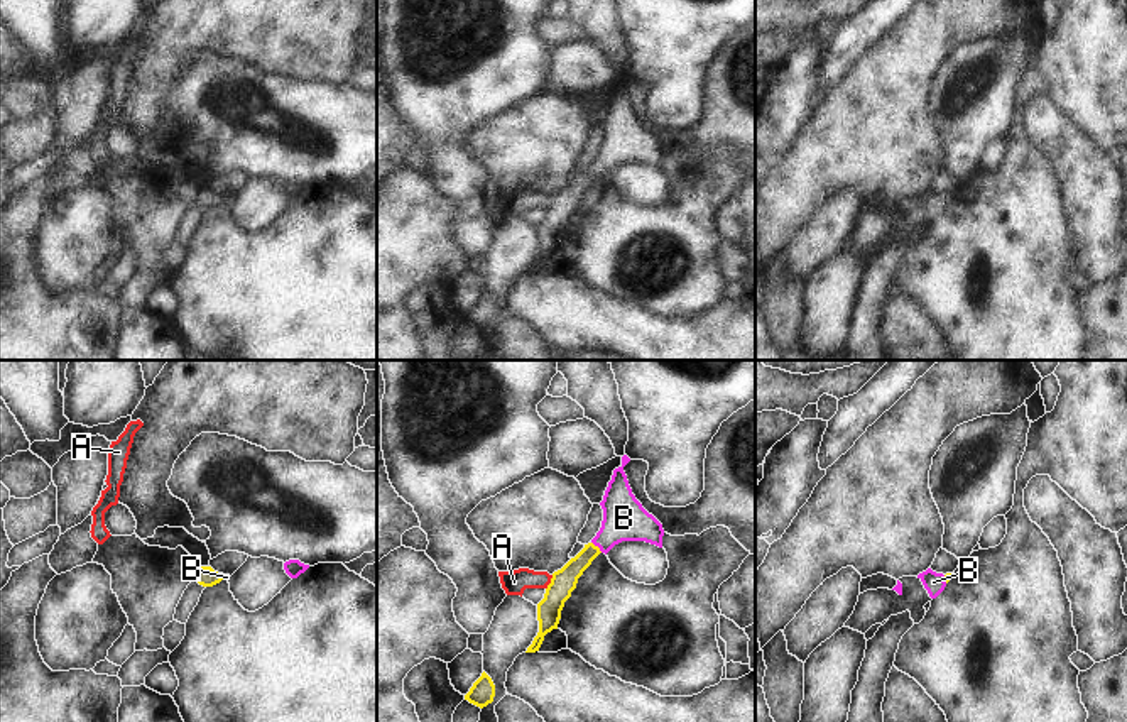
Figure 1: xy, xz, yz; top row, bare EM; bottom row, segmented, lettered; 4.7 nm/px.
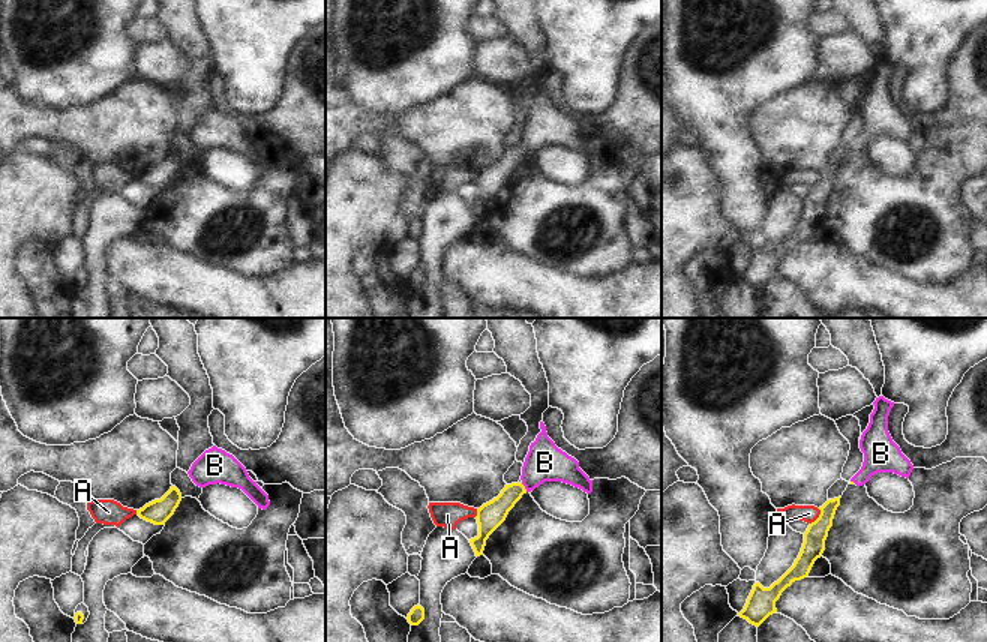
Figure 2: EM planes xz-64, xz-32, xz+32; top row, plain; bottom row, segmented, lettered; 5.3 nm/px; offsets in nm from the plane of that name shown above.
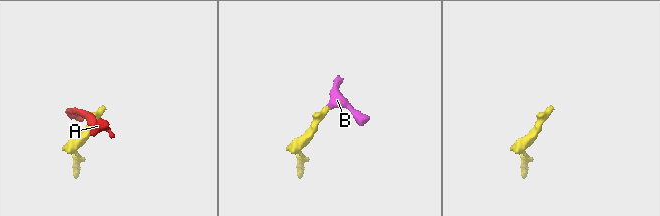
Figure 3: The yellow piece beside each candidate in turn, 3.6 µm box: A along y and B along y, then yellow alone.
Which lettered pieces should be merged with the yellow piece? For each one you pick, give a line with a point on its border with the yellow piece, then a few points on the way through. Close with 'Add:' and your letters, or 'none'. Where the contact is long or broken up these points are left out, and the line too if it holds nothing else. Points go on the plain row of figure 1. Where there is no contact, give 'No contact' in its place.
B: Touches yellow at xz (597, 168). Path across: xz (563, 203), (597, 168), (624, 139)
Add: B.

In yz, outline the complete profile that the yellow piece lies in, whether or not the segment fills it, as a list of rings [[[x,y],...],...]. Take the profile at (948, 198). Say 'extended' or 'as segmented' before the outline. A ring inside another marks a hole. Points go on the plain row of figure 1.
extended | [[[931,189],[919,194],[917,200],[923,203],[931,220],[936,220],[946,208],[946,205],[953,200],[953,194],[936,194]]]

